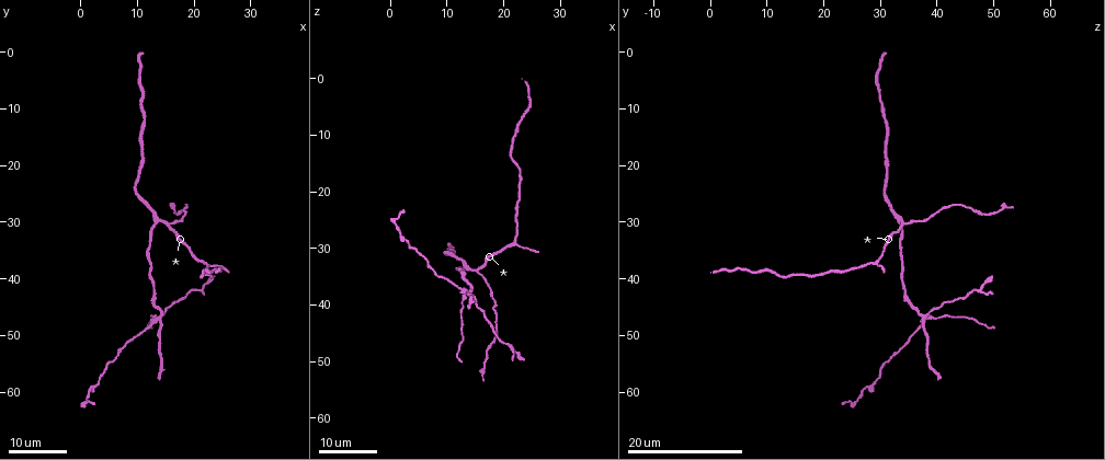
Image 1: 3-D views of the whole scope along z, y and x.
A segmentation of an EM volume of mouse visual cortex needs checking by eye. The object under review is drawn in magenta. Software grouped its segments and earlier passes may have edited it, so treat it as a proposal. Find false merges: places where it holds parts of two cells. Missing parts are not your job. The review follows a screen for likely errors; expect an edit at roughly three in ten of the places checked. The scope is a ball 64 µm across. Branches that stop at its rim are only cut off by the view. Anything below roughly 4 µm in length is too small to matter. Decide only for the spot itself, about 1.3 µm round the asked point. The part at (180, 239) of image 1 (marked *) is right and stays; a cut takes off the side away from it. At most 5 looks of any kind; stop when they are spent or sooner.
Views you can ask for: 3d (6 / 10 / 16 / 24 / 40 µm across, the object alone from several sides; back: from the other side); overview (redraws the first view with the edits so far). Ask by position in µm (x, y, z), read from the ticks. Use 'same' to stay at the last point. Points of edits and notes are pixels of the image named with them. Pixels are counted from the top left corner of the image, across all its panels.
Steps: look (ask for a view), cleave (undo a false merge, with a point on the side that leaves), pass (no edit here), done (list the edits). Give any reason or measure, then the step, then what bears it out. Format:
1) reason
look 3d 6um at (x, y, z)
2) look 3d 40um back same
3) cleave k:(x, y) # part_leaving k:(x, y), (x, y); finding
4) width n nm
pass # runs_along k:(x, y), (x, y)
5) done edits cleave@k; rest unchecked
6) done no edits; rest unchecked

small branch off a trunk
look 3d 16um at (14.0, 46.5, 38.0)

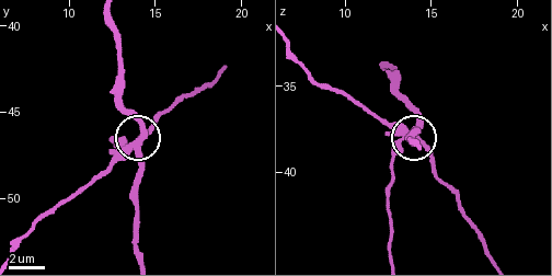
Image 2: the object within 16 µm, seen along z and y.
look 3d 6um same

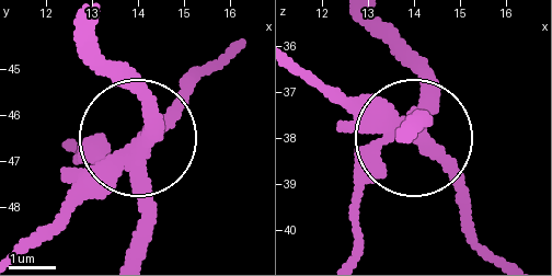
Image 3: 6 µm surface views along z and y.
arms 5
cleave 3:(79, 186) # two cells meet here

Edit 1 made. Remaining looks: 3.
small branch off a trunk
look 3d 16um at (22.0, 37.0, 29.0)

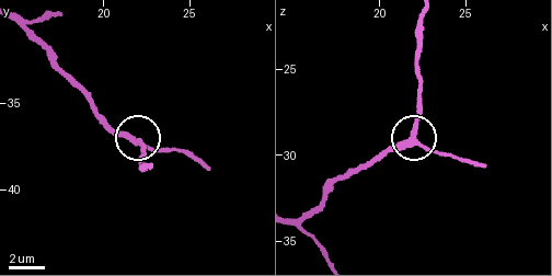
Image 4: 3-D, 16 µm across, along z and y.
look 3d 10um same

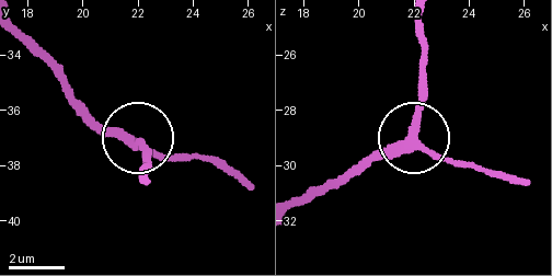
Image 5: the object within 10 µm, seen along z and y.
side_arm 5 um
pass # runs_along 5:(21, 42), (106, 124), (156, 150), (209, 160); continuous, no second cell

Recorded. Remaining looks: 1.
done edits cleave@3; rest unchecked

